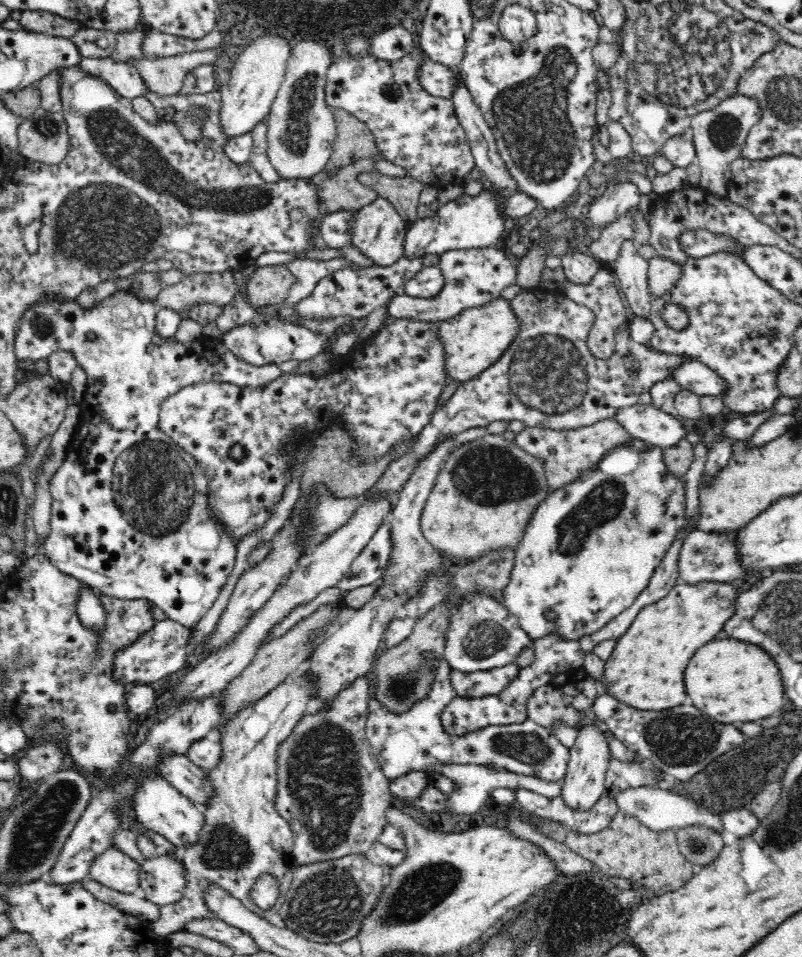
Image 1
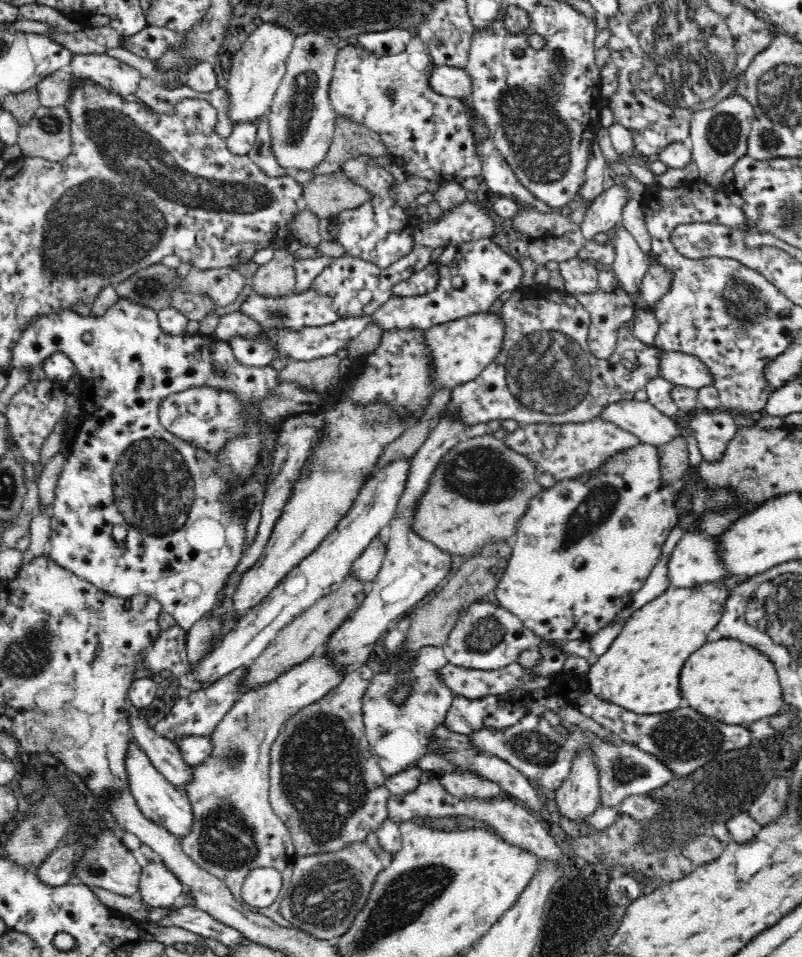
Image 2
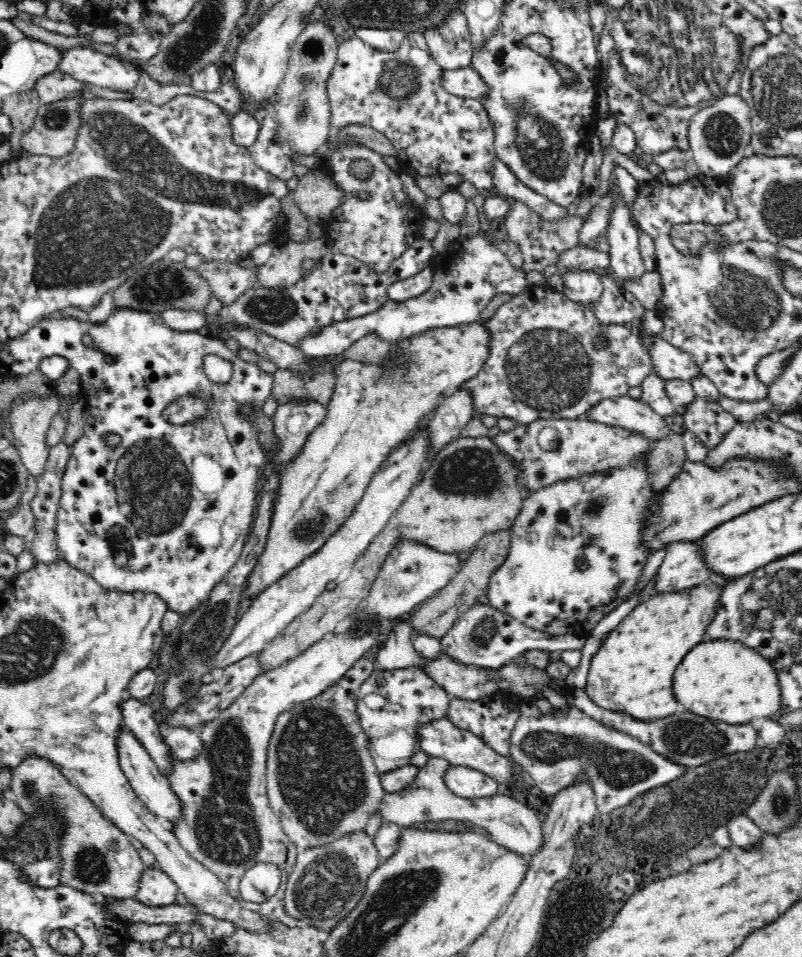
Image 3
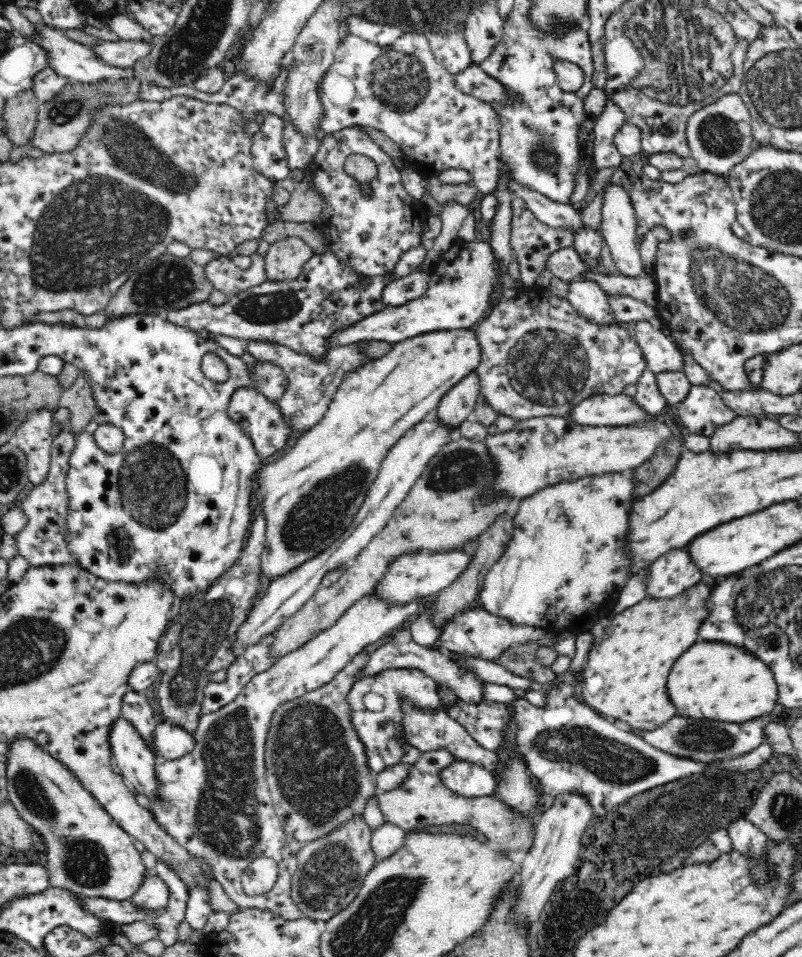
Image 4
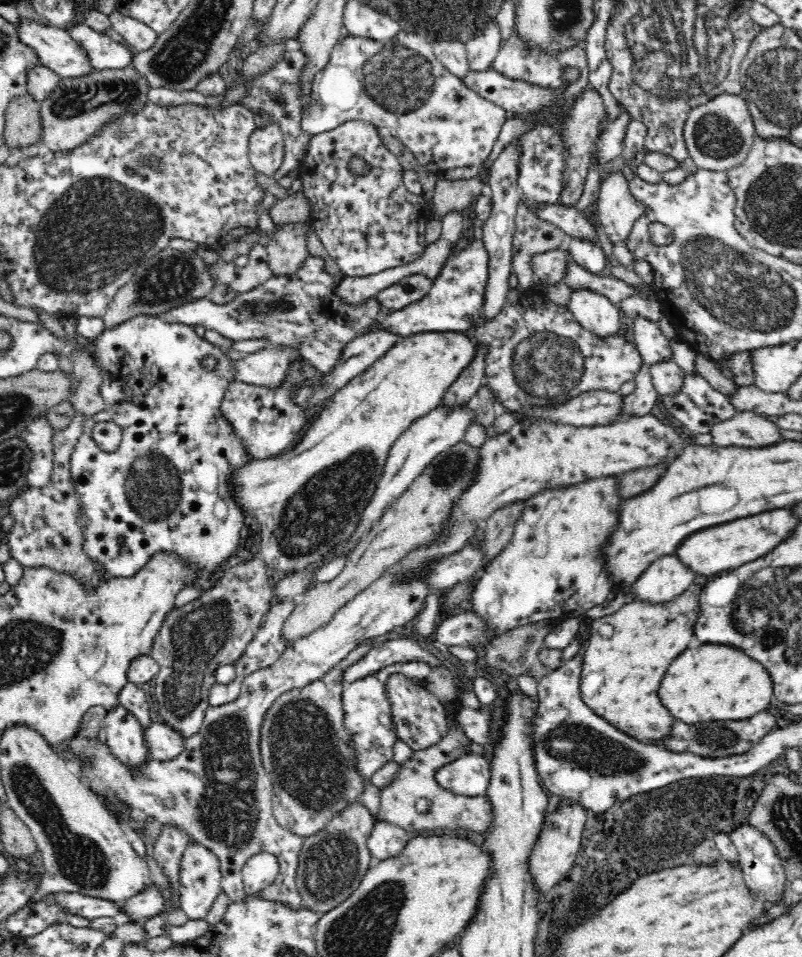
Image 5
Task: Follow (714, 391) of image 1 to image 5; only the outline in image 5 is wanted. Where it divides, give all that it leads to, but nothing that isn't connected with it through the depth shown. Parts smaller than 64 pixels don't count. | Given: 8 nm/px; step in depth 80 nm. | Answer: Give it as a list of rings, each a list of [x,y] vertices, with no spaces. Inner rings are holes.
[[[636,318],[633,321],[634,345],[644,364],[650,368],[662,362],[674,362],[669,340],[661,332],[659,324],[646,318]]]

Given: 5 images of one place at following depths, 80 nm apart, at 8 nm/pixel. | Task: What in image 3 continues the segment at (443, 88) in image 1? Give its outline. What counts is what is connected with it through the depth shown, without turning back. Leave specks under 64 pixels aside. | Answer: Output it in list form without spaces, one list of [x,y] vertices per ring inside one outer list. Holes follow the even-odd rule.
[[[469,66],[442,70],[442,87],[444,91],[460,98],[478,99],[488,95],[488,85]]]

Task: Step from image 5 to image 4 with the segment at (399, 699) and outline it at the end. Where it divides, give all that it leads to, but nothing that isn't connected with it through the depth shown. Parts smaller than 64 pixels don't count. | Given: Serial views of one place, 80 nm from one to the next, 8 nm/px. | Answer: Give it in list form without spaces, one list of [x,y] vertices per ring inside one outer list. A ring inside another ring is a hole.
[[[406,703],[403,706],[403,731],[410,745],[415,746],[423,753],[435,750],[446,750],[454,761],[470,762],[480,765],[489,773],[497,776],[500,768],[500,759],[494,751],[482,748],[472,735],[456,720],[447,713],[446,708],[438,709],[435,713],[430,713],[424,709],[414,709],[414,705]]]

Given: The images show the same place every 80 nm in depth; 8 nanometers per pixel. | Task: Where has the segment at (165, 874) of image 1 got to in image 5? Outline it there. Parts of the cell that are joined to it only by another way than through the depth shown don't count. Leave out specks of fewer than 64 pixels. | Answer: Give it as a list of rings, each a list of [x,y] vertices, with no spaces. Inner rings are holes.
[[[151,883],[138,894],[127,898],[123,903],[123,912],[134,922],[142,922],[160,914],[166,906],[166,900],[159,886]]]

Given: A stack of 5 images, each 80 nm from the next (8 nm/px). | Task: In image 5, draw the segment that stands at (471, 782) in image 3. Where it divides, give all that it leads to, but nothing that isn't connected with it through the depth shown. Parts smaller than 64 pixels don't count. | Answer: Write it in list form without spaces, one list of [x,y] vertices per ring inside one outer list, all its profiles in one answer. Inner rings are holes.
[[[474,746],[474,753],[445,764],[437,770],[435,779],[446,790],[465,797],[480,797],[488,794],[491,779],[491,762],[480,755],[484,748]]]

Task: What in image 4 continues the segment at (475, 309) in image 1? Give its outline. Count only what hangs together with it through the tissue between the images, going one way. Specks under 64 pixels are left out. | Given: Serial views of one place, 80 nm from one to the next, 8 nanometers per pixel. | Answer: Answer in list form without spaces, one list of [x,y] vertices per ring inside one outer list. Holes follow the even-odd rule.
[[[462,328],[457,330],[440,330],[434,333],[425,333],[424,335],[414,336],[402,340],[401,342],[394,343],[392,350],[386,354],[386,358],[380,358],[379,360],[368,361],[364,365],[358,366],[358,368],[352,368],[350,372],[346,372],[344,379],[340,386],[338,386],[337,392],[330,399],[326,414],[324,418],[318,422],[316,426],[313,426],[310,430],[307,430],[303,435],[297,438],[297,442],[284,456],[277,462],[272,462],[268,466],[262,468],[260,472],[257,472],[254,476],[254,480],[260,482],[258,484],[258,490],[253,494],[260,500],[260,506],[262,506],[263,513],[266,517],[267,529],[265,534],[265,549],[261,554],[260,560],[260,578],[267,578],[269,581],[275,578],[281,577],[283,574],[289,573],[291,570],[297,569],[298,566],[304,564],[304,562],[314,558],[316,554],[320,554],[322,550],[326,550],[326,546],[330,546],[330,543],[334,542],[336,538],[342,536],[343,530],[346,530],[346,526],[350,526],[350,522],[354,520],[356,512],[358,512],[359,506],[362,504],[366,493],[372,486],[372,482],[382,466],[384,458],[389,454],[390,450],[394,448],[394,445],[410,430],[415,427],[419,422],[426,420],[436,411],[441,399],[445,394],[466,376],[475,372],[478,366],[482,362],[482,347],[478,343],[478,335],[476,331],[470,328]]]

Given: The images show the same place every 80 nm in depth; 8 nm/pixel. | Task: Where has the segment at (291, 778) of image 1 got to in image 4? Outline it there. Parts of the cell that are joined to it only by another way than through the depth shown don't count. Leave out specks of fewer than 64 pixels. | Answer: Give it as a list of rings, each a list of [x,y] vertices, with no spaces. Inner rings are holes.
[[[362,651],[328,684],[280,705],[273,714],[265,744],[266,780],[271,803],[283,830],[300,844],[328,838],[356,818],[363,820],[369,800],[380,793],[375,783],[375,773],[367,762],[364,743],[354,728],[349,703],[349,692],[354,683],[362,678],[361,672],[368,661],[368,654]]]

